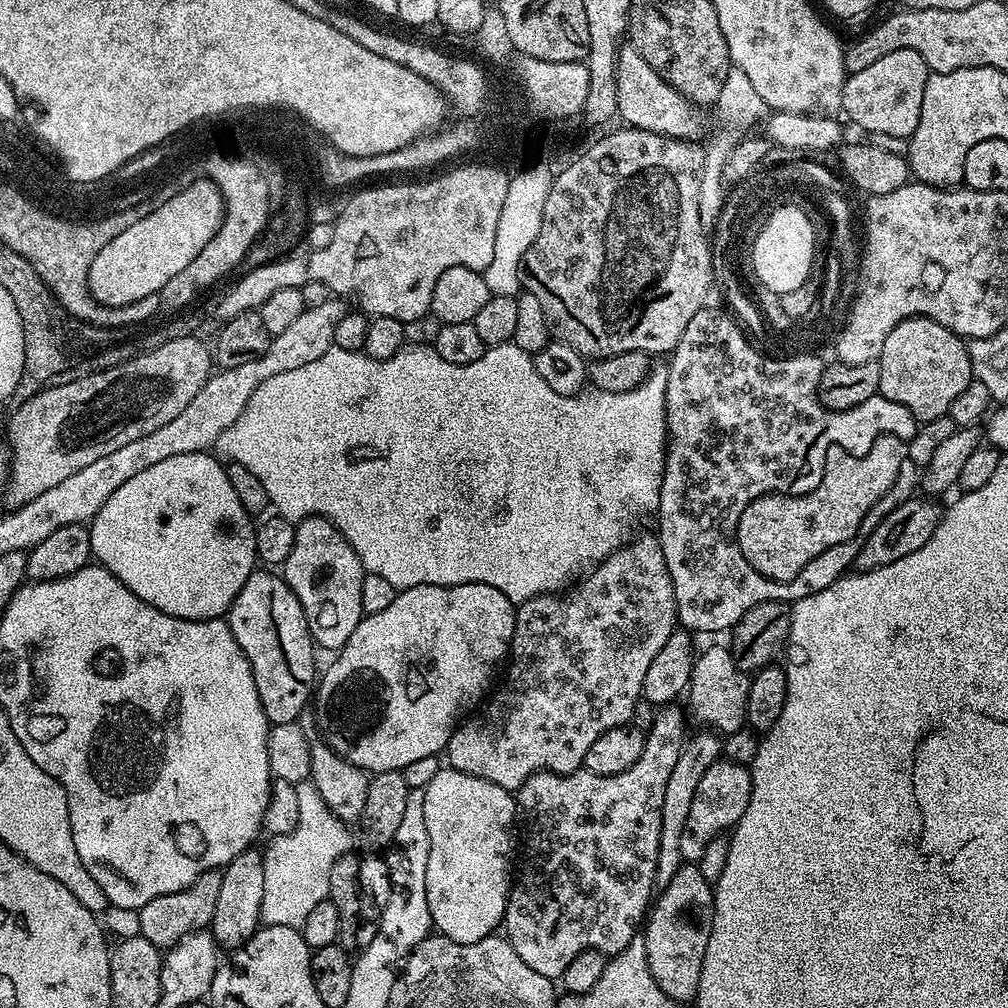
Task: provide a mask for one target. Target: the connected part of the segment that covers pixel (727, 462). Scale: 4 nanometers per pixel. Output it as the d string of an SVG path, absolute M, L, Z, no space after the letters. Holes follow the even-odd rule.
M705 306L701 308L698 314L694 314L694 318L690 318L690 326L686 326L686 334L682 334L682 338L678 342L678 346L670 354L670 362L667 361L668 381L666 382L666 390L664 391L664 405L666 406L666 426L668 427L668 453L664 459L664 477L662 478L662 486L660 487L660 507L658 509L658 517L660 516L660 532L658 531L658 539L662 546L662 554L666 558L666 570L670 570L670 578L674 586L674 598L676 599L676 619L679 627L684 630L696 632L724 632L735 628L737 622L742 618L742 614L746 610L750 610L754 606L758 606L762 602L770 602L771 600L783 600L785 602L795 602L806 598L810 594L814 594L818 590L826 590L826 586L830 586L841 576L845 575L853 567L854 558L858 554L858 550L866 542L866 538L870 538L870 534L874 530L874 526L869 524L870 531L856 531L856 542L858 545L842 546L836 548L832 552L828 552L824 558L820 558L818 562L814 562L810 568L806 568L806 572L796 578L792 584L788 586L780 586L775 578L765 578L762 580L760 574L754 574L754 564L746 558L742 546L740 546L740 522L742 516L746 514L746 510L764 500L764 492L782 492L790 498L806 498L810 494L816 492L816 480L820 480L822 469L824 469L824 452L828 452L828 444L844 444L844 448L848 448L848 452L860 452L860 448L868 448L868 444L872 444L872 436L876 436L876 432L900 432L900 436L908 436L914 438L918 422L910 414L910 410L906 410L906 406L898 406L898 402L890 402L885 396L877 395L868 401L872 404L872 408L863 408L861 404L854 406L845 412L831 412L829 408L823 408L820 400L816 397L818 390L818 382L822 378L823 370L815 359L791 360L788 363L765 363L764 360L757 359L747 347L741 343L740 338L744 334L739 323L727 311L719 312L716 308ZM732 564L743 566L748 573L745 576L732 576Z

